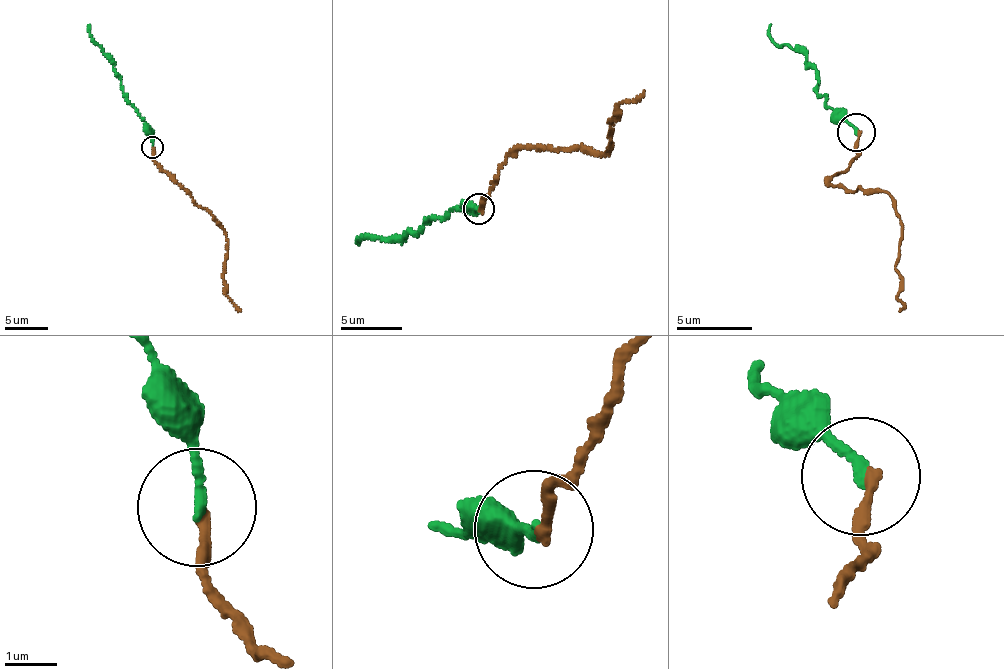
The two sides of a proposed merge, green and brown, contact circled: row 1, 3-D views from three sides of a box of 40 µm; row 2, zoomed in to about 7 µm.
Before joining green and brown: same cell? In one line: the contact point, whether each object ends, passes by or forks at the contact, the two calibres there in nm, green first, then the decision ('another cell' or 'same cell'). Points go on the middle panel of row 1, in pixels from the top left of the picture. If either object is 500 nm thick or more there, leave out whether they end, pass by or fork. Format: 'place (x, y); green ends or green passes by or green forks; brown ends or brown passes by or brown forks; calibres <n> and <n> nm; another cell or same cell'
place (479, 208); green ends; brown ends; calibres 190 and 190 nm; same cell

